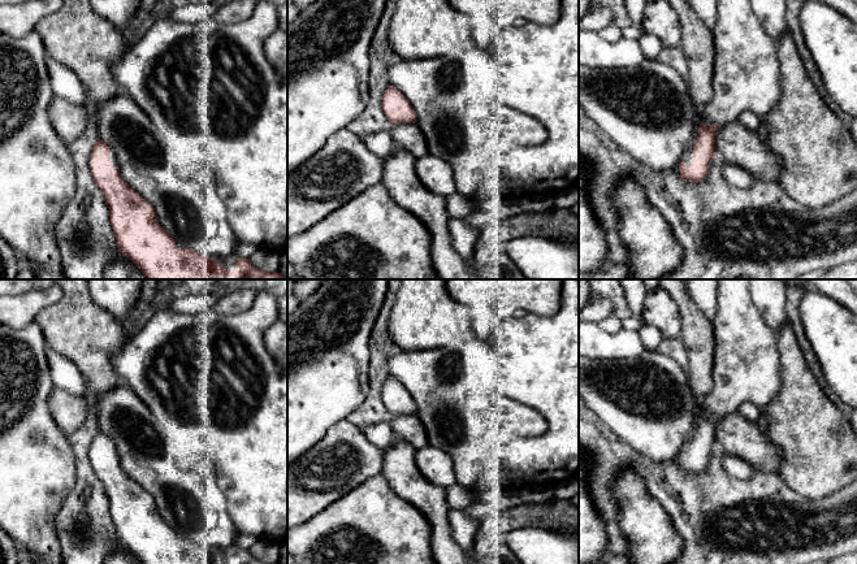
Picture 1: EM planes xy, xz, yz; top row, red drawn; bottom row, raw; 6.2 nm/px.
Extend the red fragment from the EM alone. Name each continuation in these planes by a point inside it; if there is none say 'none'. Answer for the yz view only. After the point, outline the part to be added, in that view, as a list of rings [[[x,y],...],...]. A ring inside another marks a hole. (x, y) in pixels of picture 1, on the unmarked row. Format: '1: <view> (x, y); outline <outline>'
1: yz (688, 448); outline [[[693,439],[688,441],[687,444],[683,448],[683,454],[687,457],[691,457],[693,454],[693,444],[692,444]]]

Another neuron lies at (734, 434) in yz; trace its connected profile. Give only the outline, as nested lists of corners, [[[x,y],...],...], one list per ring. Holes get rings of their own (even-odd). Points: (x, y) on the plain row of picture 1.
[[[739,411],[719,417],[714,437],[717,448],[745,460],[754,472],[778,474],[783,457],[780,450]]]

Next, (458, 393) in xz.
[[[475,338],[455,350],[398,350],[389,357],[388,369],[414,398],[429,444],[453,459],[456,483],[467,489],[501,478],[503,467],[498,454],[505,444],[516,438],[541,435],[547,429],[547,422],[534,409],[502,395],[512,373],[528,372],[529,360],[524,353],[510,355]]]

